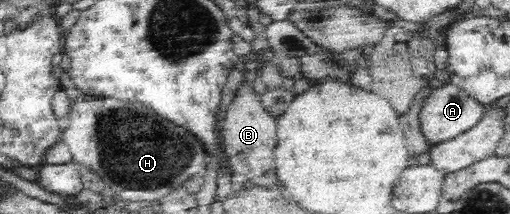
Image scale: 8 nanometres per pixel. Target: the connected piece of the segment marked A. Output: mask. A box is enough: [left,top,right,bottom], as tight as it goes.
[419,82,484,145]

